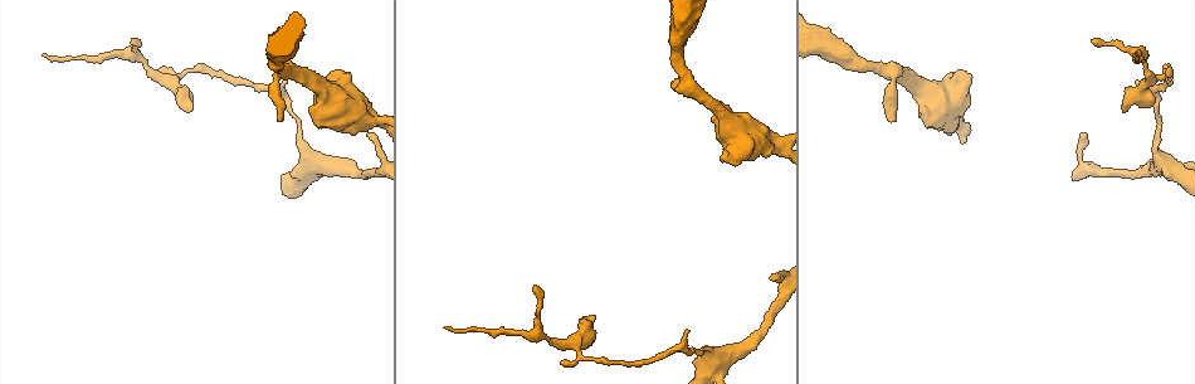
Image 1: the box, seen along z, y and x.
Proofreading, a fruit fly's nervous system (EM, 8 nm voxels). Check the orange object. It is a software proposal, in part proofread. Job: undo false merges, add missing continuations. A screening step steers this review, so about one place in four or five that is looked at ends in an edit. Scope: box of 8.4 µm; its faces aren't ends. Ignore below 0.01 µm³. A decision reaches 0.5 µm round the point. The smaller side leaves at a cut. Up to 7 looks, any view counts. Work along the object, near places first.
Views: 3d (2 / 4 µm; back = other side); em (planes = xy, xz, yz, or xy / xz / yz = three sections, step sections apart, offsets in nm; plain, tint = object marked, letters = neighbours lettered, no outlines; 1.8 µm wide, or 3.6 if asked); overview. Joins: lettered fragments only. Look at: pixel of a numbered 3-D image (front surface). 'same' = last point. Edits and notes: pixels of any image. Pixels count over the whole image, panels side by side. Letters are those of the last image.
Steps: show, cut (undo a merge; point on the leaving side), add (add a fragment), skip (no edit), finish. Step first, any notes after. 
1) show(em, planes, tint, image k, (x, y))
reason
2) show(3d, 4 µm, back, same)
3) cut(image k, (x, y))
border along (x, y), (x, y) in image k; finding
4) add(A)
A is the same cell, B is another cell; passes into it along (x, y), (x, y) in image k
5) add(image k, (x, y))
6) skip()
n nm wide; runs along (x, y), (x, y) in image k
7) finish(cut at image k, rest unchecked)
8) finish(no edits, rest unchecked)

show(3d, 4 µm, image 1, (1148, 78))
sudden change in width

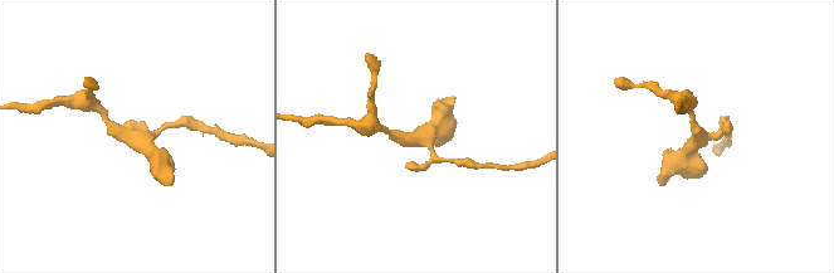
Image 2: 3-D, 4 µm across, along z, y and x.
show(em, 3.6 µm, planes, plain, image 2, (422, 141))

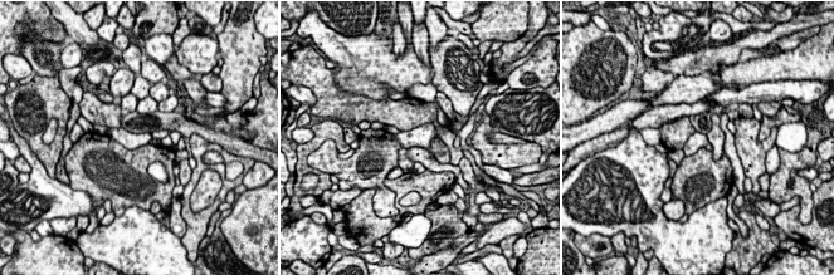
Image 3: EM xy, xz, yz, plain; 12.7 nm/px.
show(em, 3.6 µm, planes, letters, same)

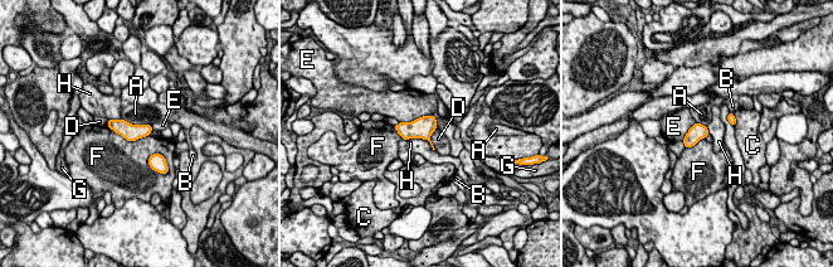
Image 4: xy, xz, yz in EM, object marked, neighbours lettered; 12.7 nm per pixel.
skip()
A, B, C, D, E, F, G and H are other cells; border along (408, 139), (425, 139), (434, 150) in image 4; continuous, no second neuron

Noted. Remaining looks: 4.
show(em, yz, step 16, plain, image 1, (369, 133))
tapers out

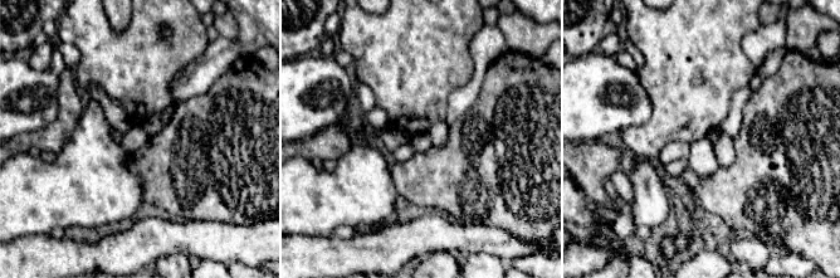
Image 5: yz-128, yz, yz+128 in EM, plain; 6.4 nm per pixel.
show(em, yz, step 16, letters, same)

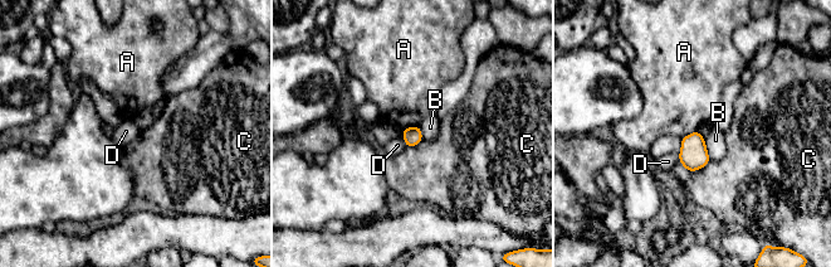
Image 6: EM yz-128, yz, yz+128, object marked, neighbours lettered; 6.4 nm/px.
skip()
A, B, C and D are other cells; border along (401, 131), (406, 146) in image 6; none of them fits

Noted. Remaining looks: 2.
finish(no edits, rest unchecked)

